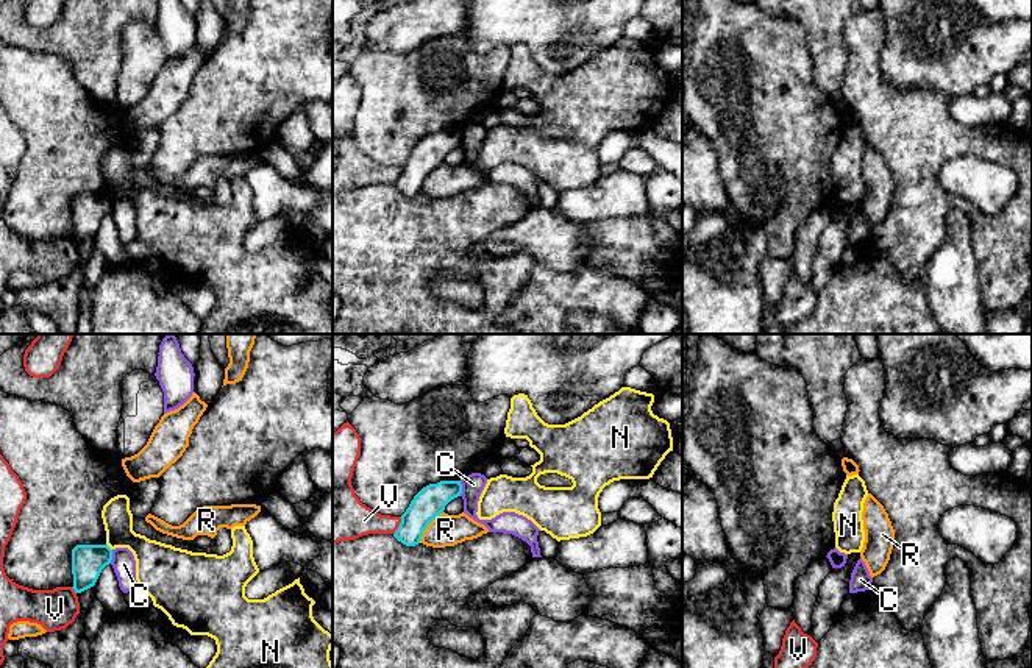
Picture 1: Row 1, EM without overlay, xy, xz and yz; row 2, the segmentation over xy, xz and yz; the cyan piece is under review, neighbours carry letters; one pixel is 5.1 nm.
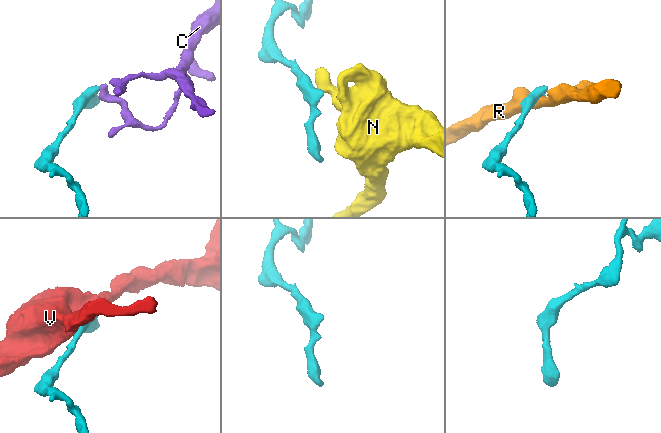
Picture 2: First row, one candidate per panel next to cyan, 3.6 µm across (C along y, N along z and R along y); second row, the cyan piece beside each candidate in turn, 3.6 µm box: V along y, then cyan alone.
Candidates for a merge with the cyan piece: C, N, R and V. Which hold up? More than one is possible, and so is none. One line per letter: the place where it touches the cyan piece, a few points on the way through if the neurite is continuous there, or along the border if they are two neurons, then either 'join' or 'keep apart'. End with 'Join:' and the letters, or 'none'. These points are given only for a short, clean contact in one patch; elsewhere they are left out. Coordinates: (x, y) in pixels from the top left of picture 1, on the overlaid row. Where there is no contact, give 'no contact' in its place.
C: xz (461, 489) | along xz (459, 481), (461, 495) | keep apart
N: xy (108, 547) | along xy (106, 543), (111, 550) | keep apart
R: xz (427, 526) | keep apart
V: xz (398, 526) | keep apart
Join: none

